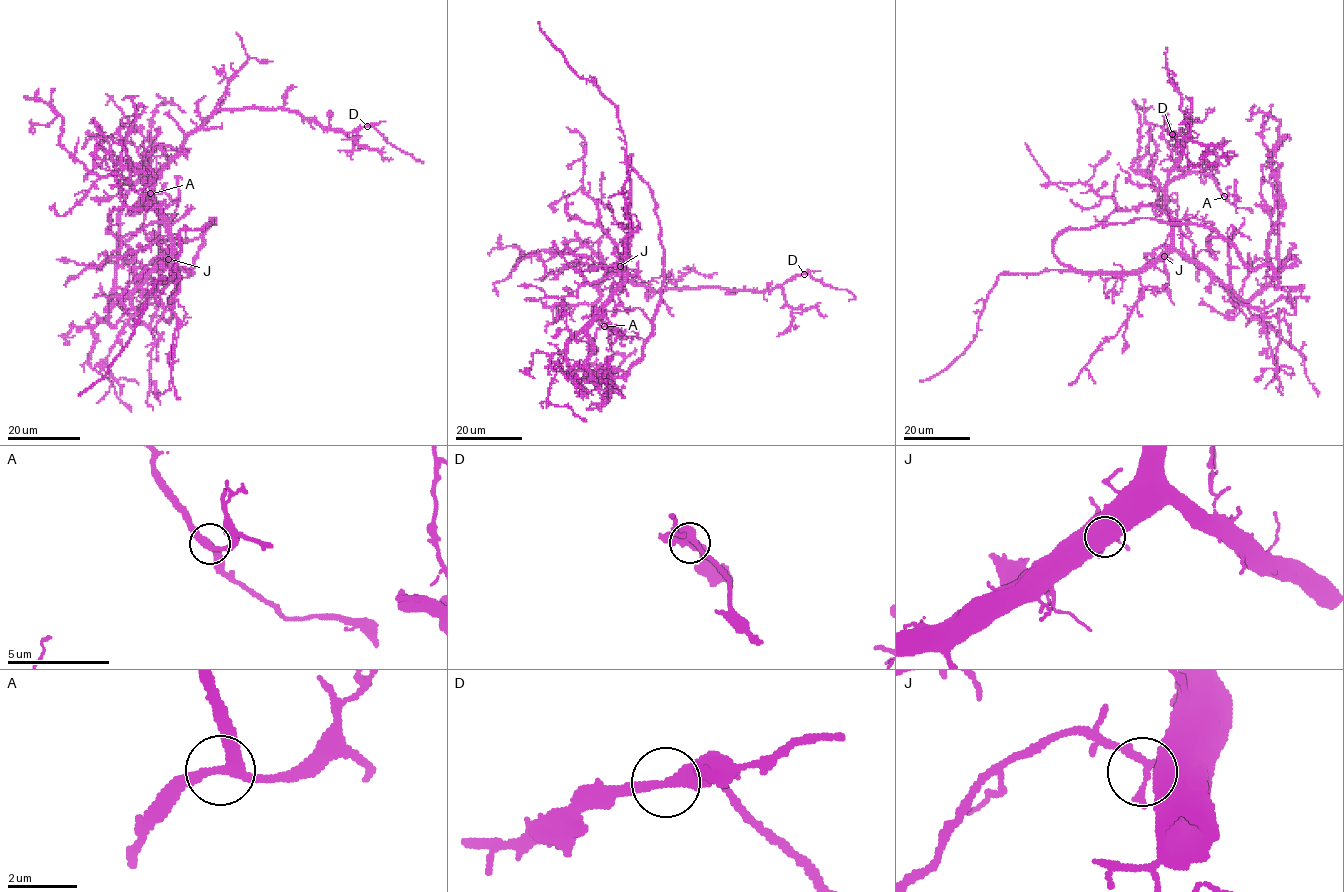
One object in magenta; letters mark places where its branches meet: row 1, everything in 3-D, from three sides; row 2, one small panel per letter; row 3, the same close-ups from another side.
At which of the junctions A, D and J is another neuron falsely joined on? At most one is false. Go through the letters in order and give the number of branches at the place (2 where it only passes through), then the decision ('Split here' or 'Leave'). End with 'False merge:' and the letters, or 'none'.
A: Branches: 3. Leave
D: Branches: 2. Leave
J: Branches: 2. Leave
False merge: none

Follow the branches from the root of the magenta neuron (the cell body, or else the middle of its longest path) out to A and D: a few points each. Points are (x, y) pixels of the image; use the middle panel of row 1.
A: (621, 273), (607, 267), (606, 275), (599, 285), (595, 312), (603, 320), (604, 326)
D: (621, 273), (607, 267), (618, 271), (634, 285), (646, 285), (654, 290), (704, 287), (767, 290), (804, 274)

